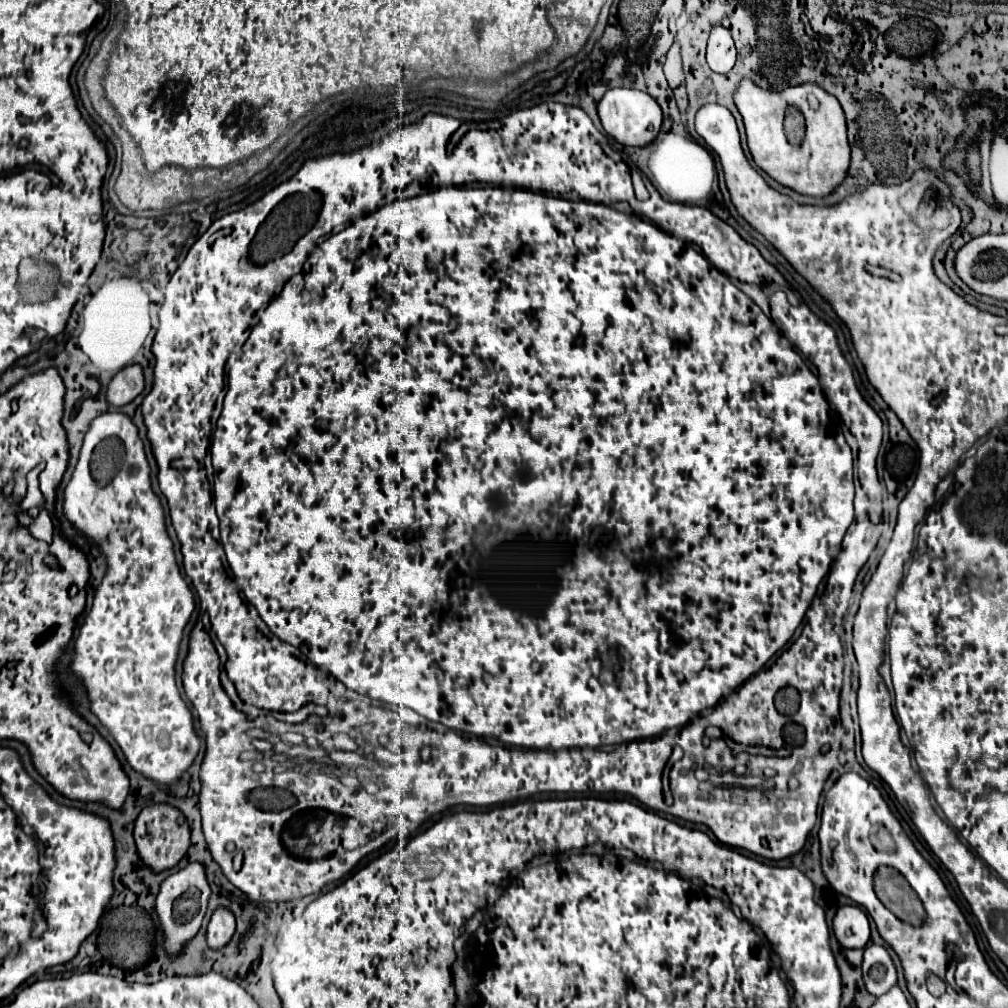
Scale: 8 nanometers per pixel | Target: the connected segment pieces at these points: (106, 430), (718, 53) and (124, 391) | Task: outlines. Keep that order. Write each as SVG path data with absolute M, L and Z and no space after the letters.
M106 412L90 424L76 472L64 490L64 514L80 532L98 542L108 560L106 576L96 590L92 610L88 612L74 644L76 656L72 660L72 672L82 678L88 688L92 712L112 732L128 764L150 780L172 784L184 770L188 770L200 750L200 738L194 732L192 714L178 696L174 680L182 630L196 605L194 594L180 576L174 560L172 540L164 524L164 508L152 490L144 442L128 414Z
M712 26L707 42L706 61L717 73L725 74L735 65L737 51L728 28Z
M130 364L122 368L108 386L108 402L114 406L124 406L132 402L144 390L144 370L138 364Z

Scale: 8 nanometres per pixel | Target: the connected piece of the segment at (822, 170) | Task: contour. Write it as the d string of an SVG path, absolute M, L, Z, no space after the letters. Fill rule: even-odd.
M740 80L734 102L744 118L750 154L768 176L776 182L810 196L826 196L832 192L846 176L850 164L850 144L846 138L846 118L842 106L826 90L818 88L814 82L804 82L798 86L784 88L780 92L770 92L758 88L752 80ZM786 104L796 104L806 118L806 136L800 146L792 146L784 134L782 120Z

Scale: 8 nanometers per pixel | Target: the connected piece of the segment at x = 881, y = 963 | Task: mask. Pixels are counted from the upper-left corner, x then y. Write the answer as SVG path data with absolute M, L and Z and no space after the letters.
M880 944L866 946L862 974L868 992L874 996L886 994L896 984L896 968L884 946Z

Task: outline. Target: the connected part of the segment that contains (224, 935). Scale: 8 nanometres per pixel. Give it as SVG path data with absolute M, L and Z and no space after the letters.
M218 906L214 910L210 922L208 922L208 934L206 934L206 938L208 938L210 948L218 950L218 948L226 946L230 942L232 934L234 934L234 930L236 930L236 918L234 918L234 914L228 908Z

